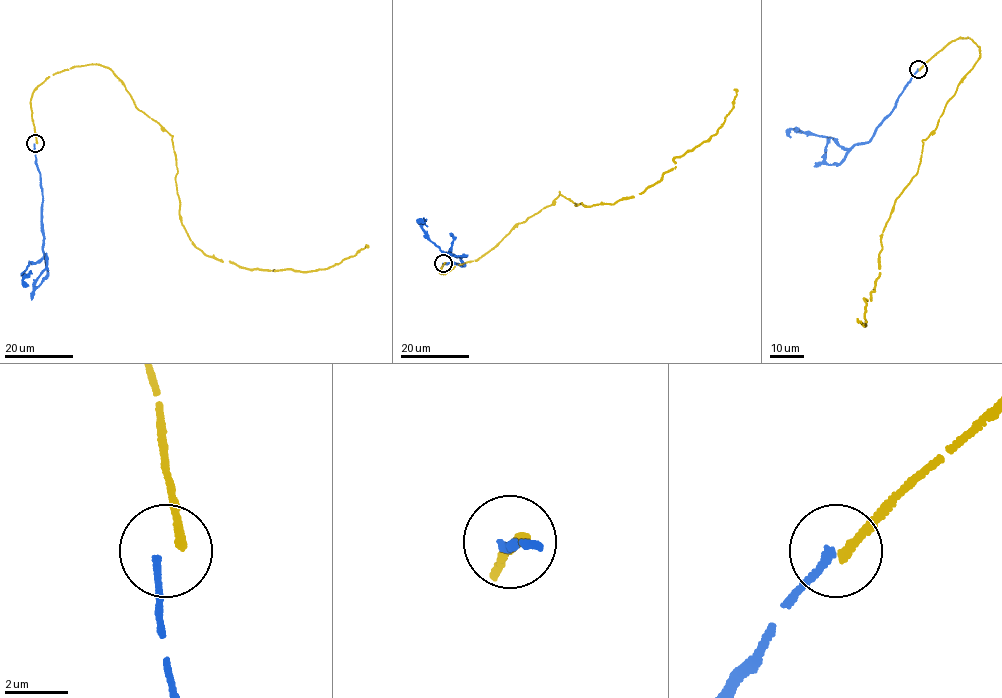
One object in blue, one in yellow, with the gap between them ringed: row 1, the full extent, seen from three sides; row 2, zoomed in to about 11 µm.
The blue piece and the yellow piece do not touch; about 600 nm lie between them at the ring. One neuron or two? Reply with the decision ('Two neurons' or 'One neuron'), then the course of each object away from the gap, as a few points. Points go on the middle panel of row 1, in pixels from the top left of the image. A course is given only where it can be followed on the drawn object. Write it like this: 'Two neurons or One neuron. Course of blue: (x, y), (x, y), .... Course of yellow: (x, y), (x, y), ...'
Two neurons. Course of blue: (443, 264), (464, 265), (460, 259), (467, 256), (452, 254), (451, 236). Course of yellow: (444, 263), (439, 272), (478, 259), (560, 192), (587, 207), (641, 193), (717, 133), (734, 89)

